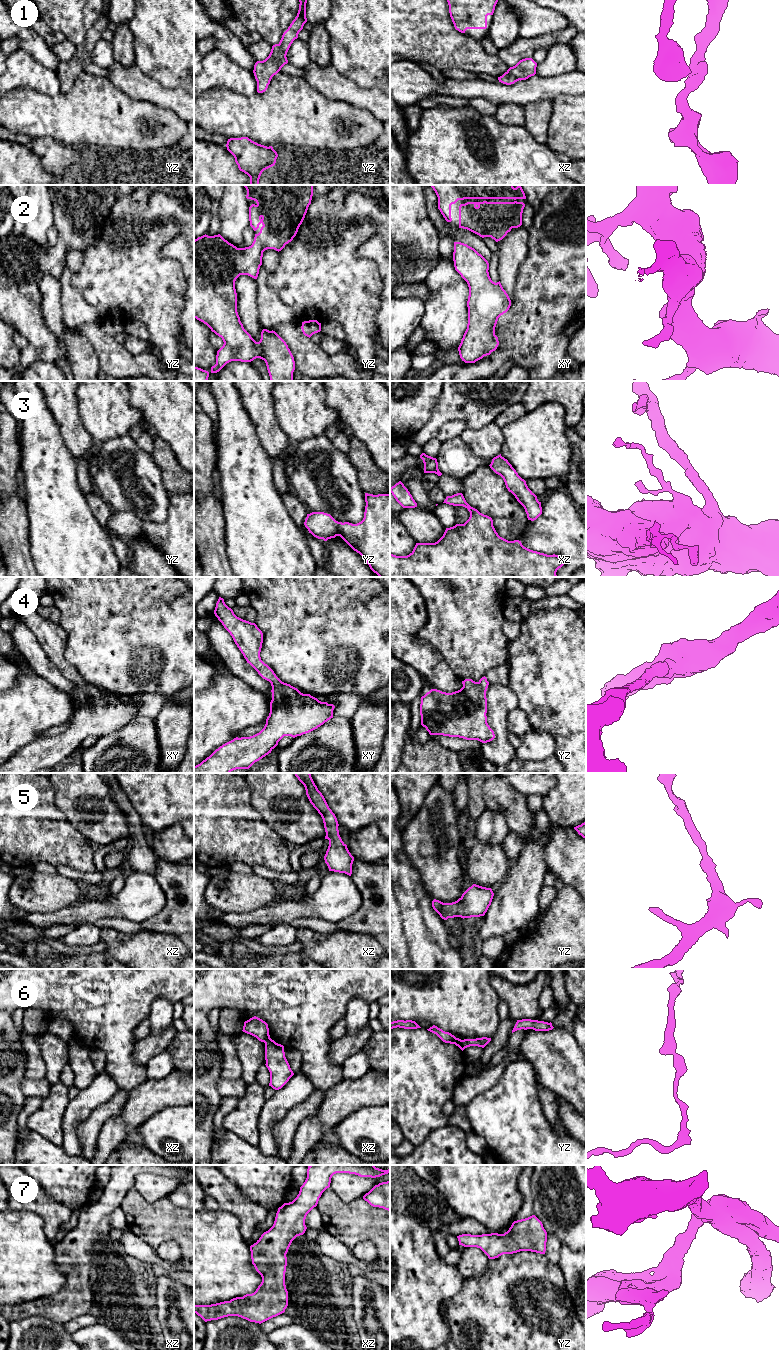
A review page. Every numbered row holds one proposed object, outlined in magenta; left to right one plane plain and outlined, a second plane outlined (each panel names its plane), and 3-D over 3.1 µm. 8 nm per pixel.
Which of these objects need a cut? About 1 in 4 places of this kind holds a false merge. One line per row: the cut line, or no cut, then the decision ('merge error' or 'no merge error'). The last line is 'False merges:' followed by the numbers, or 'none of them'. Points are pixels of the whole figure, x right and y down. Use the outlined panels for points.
1: no cut; no merge error
2: no cut; no merge error
3: no cut; no merge error
4: no cut; no merge error
5: no cut; no merge error
6: cut in yz along (461, 1040), (463, 1049); merge error
7: no cut; no merge error
False merges: 6

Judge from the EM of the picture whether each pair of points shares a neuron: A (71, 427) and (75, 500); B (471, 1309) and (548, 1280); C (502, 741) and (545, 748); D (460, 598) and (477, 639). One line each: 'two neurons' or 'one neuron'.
A: two neurons
B: one neuron
C: two neurons
D: one neuron

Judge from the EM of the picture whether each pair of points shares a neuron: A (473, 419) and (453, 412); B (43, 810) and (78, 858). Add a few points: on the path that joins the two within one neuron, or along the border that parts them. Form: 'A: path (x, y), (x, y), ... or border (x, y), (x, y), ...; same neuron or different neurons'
A: path (468, 414), (466, 412), (458, 412); same neuron
B: path (38, 823), (60, 844), (65, 846); same neuron

